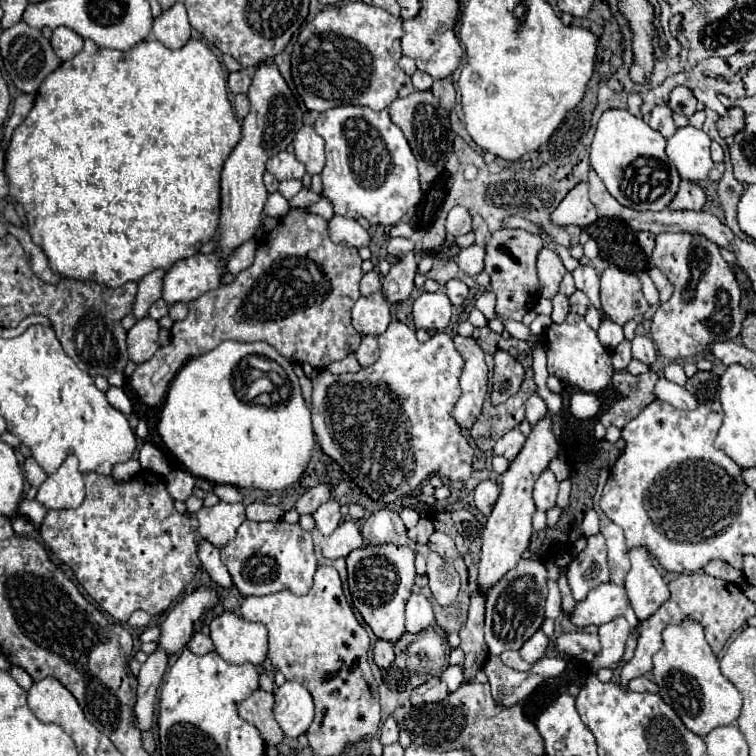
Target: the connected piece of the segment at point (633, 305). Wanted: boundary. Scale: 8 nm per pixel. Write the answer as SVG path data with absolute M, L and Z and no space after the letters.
M615 266L601 274L601 304L605 316L617 324L625 324L649 308L639 278Z

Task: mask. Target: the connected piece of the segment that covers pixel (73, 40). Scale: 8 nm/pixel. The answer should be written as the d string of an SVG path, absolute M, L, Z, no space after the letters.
M59 26L53 30L53 36L51 36L51 46L53 50L57 52L57 56L61 60L71 60L75 54L81 52L83 48L83 38L73 32L71 28L65 28L65 26Z

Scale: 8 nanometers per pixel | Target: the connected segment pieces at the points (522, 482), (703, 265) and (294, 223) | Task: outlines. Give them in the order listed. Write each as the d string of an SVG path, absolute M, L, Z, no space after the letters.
M551 416L543 418L533 432L529 434L525 446L517 454L517 458L509 464L507 472L503 474L501 480L501 494L499 500L487 518L487 524L483 528L483 546L481 546L481 560L479 560L479 578L477 584L481 592L487 592L493 584L497 584L511 568L517 566L519 558L529 546L531 540L531 518L535 512L535 502L533 502L533 484L539 478L539 474L549 466L549 460L557 456L559 442L555 434L551 432Z
M665 232L657 236L651 258L673 284L673 296L657 308L651 320L651 338L663 358L677 360L707 354L709 344L735 340L739 336L745 318L739 306L741 290L731 266L721 258L717 244L705 236Z
M293 208L277 224L277 228L271 230L267 238L259 244L255 262L247 270L239 272L231 284L209 290L197 300L189 302L187 318L173 324L171 342L159 348L149 362L137 366L137 370L131 376L131 386L147 406L159 406L165 400L169 382L179 372L179 368L189 358L213 350L223 340L237 340L237 342L265 340L291 362L299 362L299 364L309 362L313 368L327 368L331 362L343 360L347 354L353 354L361 344L361 334L351 326L351 308L361 296L359 294L361 278L363 272L361 272L361 258L357 254L357 248L333 244L329 240L327 222L321 216Z

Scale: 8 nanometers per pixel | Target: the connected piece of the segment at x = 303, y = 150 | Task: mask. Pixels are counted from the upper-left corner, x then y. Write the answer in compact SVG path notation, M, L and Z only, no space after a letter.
M303 126L293 138L295 158L305 164L307 172L319 174L325 166L325 152L323 152L323 138L313 130L313 126Z

